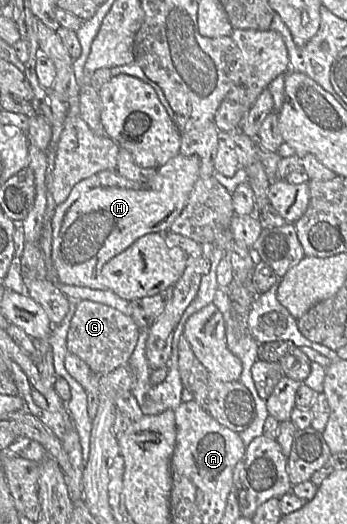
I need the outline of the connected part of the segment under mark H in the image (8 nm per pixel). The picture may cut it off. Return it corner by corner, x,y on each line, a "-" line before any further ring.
178,154
157,169
155,176
145,183
128,180
120,176
116,169
101,171
78,182
67,199
56,207
50,221
51,260
57,281
65,285
108,290
101,272
104,265
121,254
137,239
148,234
168,231
185,207
189,194
199,179
199,169
200,160
197,156

